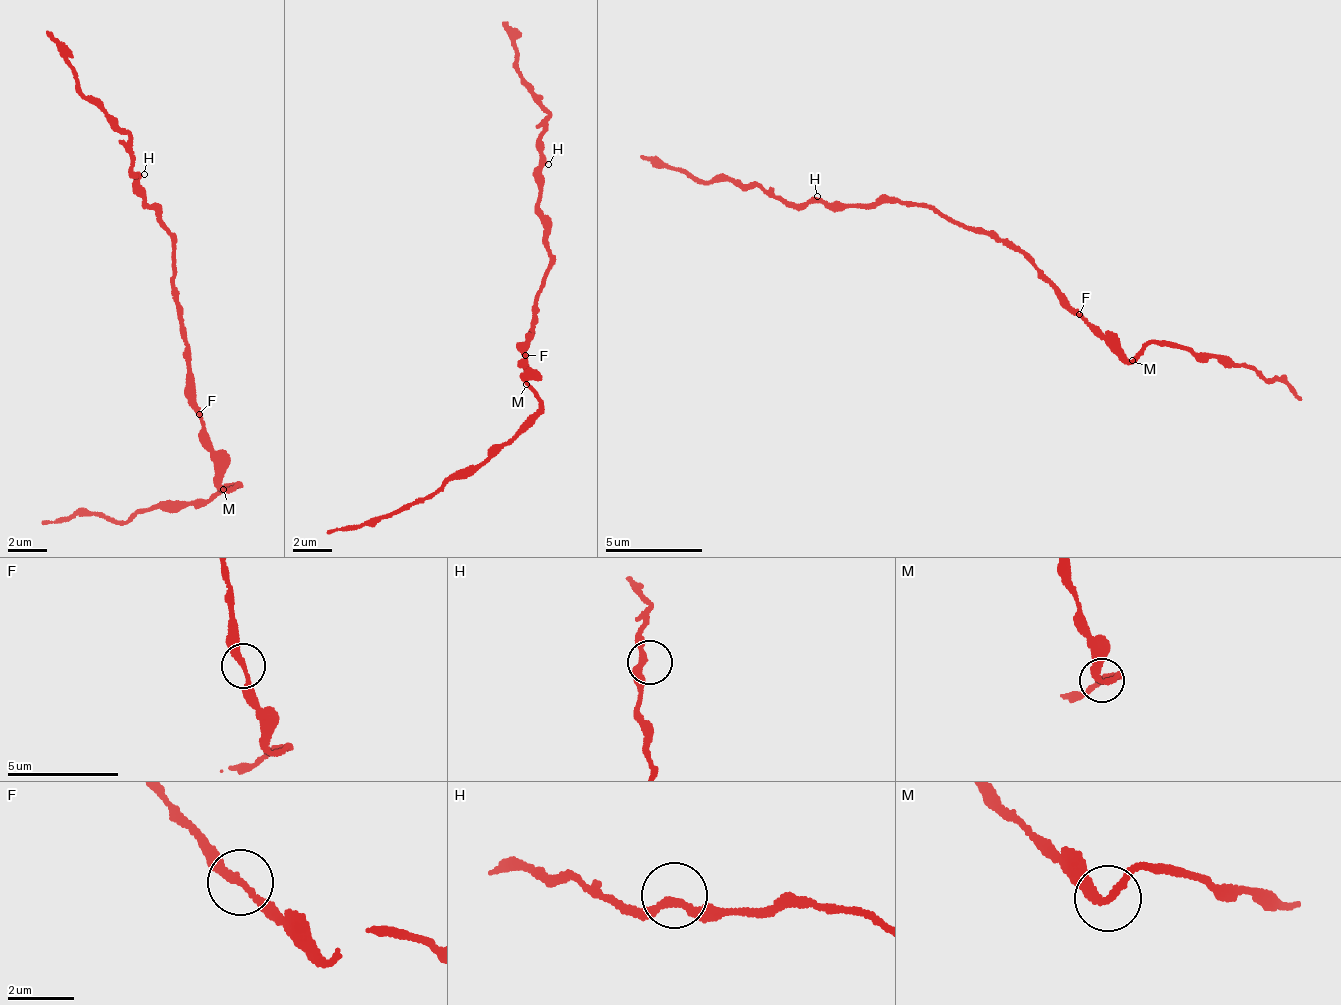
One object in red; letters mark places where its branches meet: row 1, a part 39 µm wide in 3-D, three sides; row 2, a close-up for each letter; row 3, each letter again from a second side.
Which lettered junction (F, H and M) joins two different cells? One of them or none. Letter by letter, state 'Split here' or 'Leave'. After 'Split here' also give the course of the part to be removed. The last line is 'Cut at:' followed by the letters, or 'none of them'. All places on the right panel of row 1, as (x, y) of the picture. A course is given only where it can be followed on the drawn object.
F: Leave
H: Leave
M: Leave
Cut at: none of them

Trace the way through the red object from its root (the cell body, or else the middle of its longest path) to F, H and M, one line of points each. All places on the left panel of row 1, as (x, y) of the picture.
F: (183, 329), (193, 408), (199, 414)
H: (183, 329), (170, 268), (174, 261), (170, 240), (156, 213), (149, 204), (143, 202), (136, 188), (144, 174)
M: (183, 329), (194, 414), (200, 420), (204, 450), (224, 488)

